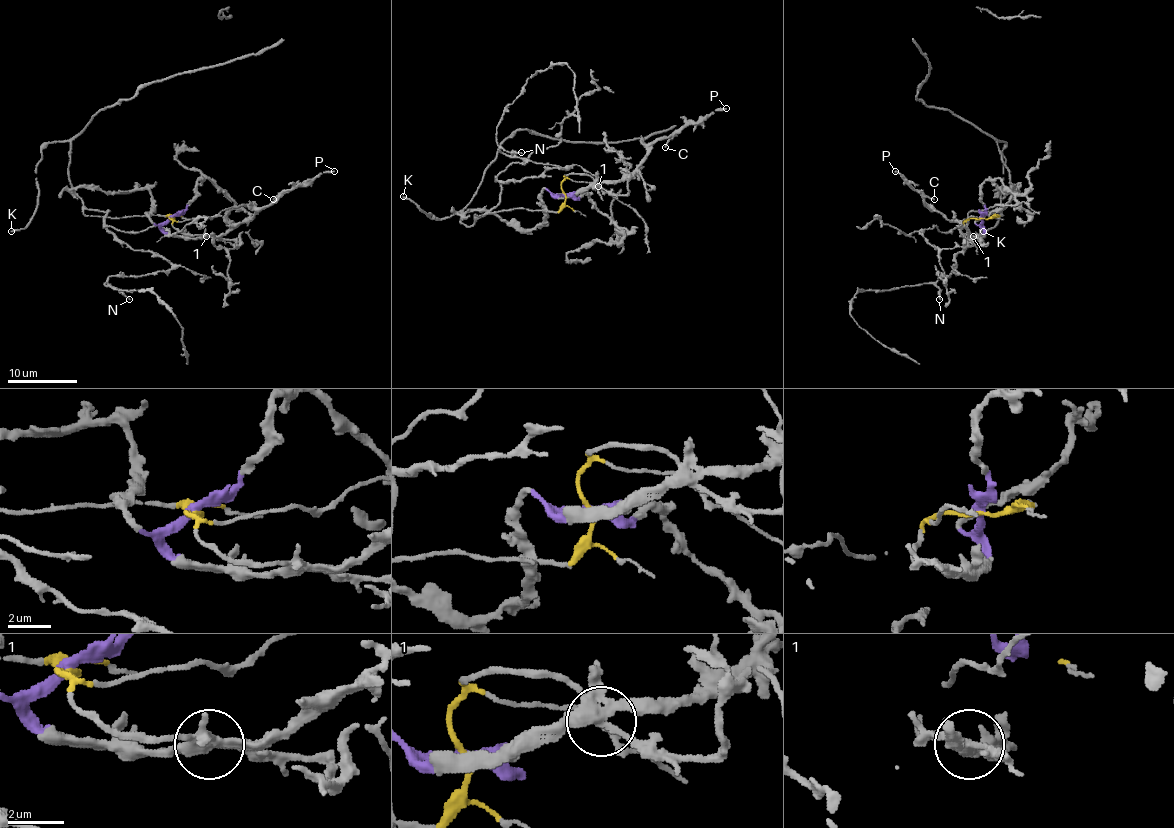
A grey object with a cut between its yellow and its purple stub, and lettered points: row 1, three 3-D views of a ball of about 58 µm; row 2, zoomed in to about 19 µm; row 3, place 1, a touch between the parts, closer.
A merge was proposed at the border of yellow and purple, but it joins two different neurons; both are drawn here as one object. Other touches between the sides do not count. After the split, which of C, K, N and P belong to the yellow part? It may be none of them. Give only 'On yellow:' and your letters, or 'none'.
On yellow: K, N

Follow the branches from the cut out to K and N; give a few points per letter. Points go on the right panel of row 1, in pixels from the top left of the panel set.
K: (981, 217), (1002, 215), (1013, 191), (997, 143), (1002, 141), (1006, 162), (1000, 219), (983, 231)
N: (981, 217), (1002, 215), (1002, 208), (967, 214), (967, 247), (955, 257), (948, 276), (940, 276), (940, 299)

